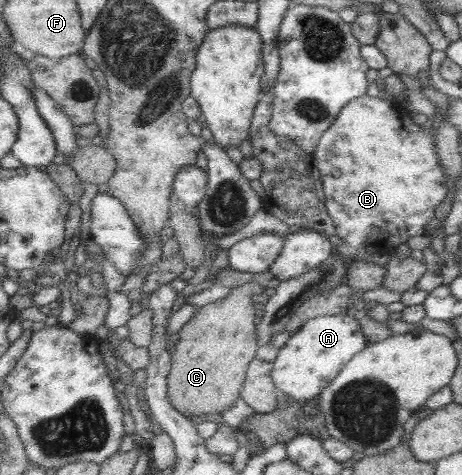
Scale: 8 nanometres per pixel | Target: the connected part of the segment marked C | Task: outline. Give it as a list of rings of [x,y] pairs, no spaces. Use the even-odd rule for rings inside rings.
[[[251,282],[230,289],[231,292],[222,299],[214,300],[198,309],[178,332],[180,338],[172,352],[173,364],[168,377],[169,398],[171,404],[189,418],[193,415],[227,412],[235,405],[237,398],[242,396],[250,364],[259,350],[258,324],[255,324],[255,318],[268,288],[258,282]]]

